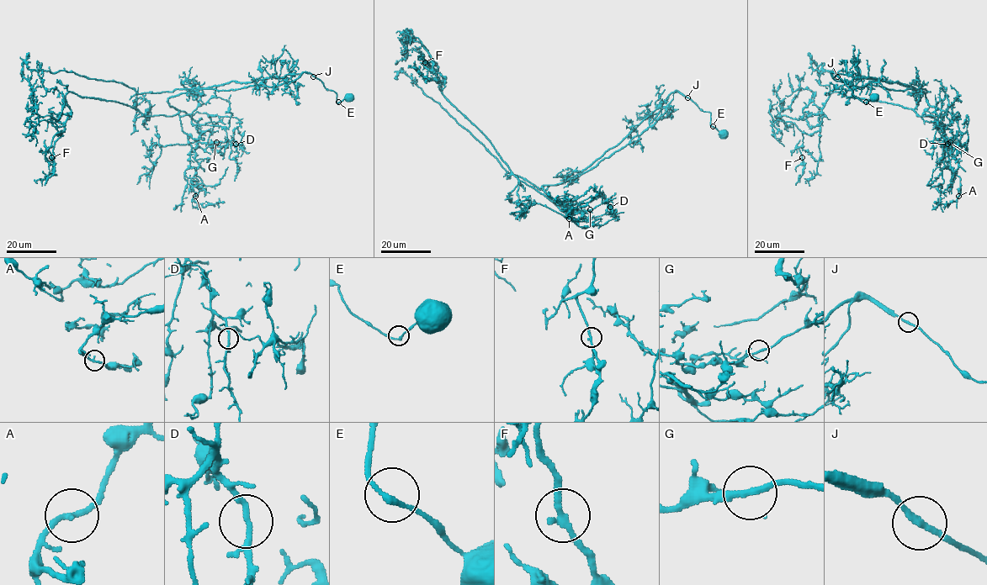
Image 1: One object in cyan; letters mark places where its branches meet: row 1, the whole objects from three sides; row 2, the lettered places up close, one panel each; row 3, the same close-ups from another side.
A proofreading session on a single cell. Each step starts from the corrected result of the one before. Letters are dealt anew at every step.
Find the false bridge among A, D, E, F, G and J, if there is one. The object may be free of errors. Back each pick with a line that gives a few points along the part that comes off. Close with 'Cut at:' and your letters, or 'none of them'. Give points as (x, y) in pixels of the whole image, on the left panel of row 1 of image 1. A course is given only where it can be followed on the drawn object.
J: course (314, 76), (304, 72), (137, 93), (115, 81), (30, 70), (24, 61), (21, 76)
Cut at: J

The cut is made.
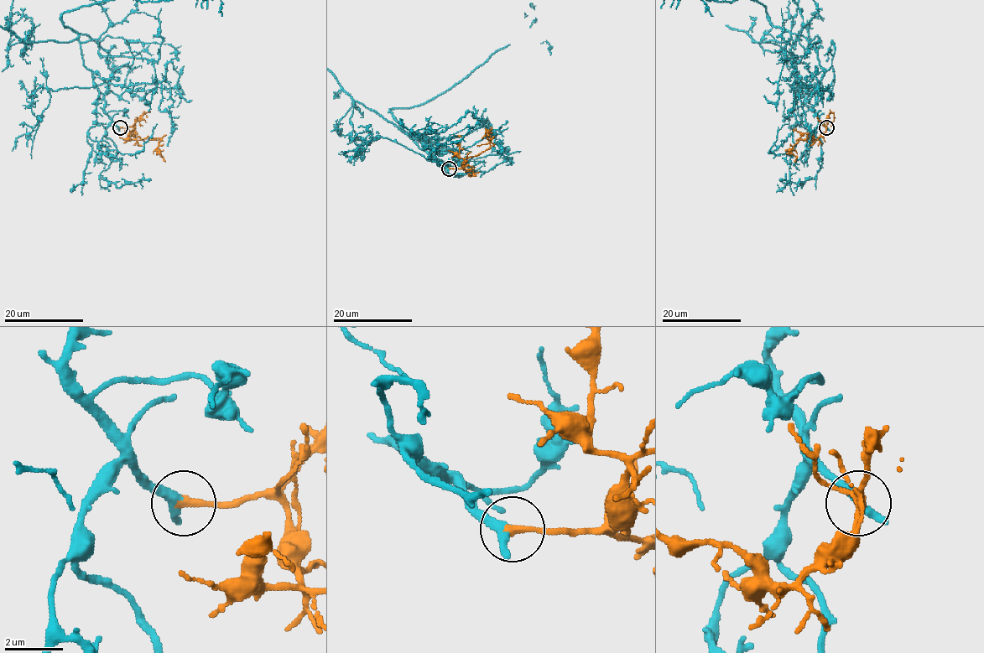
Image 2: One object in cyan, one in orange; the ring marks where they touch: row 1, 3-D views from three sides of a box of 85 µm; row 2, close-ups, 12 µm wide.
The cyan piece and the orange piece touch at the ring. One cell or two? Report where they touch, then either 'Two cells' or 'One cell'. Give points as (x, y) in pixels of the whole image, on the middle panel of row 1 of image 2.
Place: (449, 168). One cell

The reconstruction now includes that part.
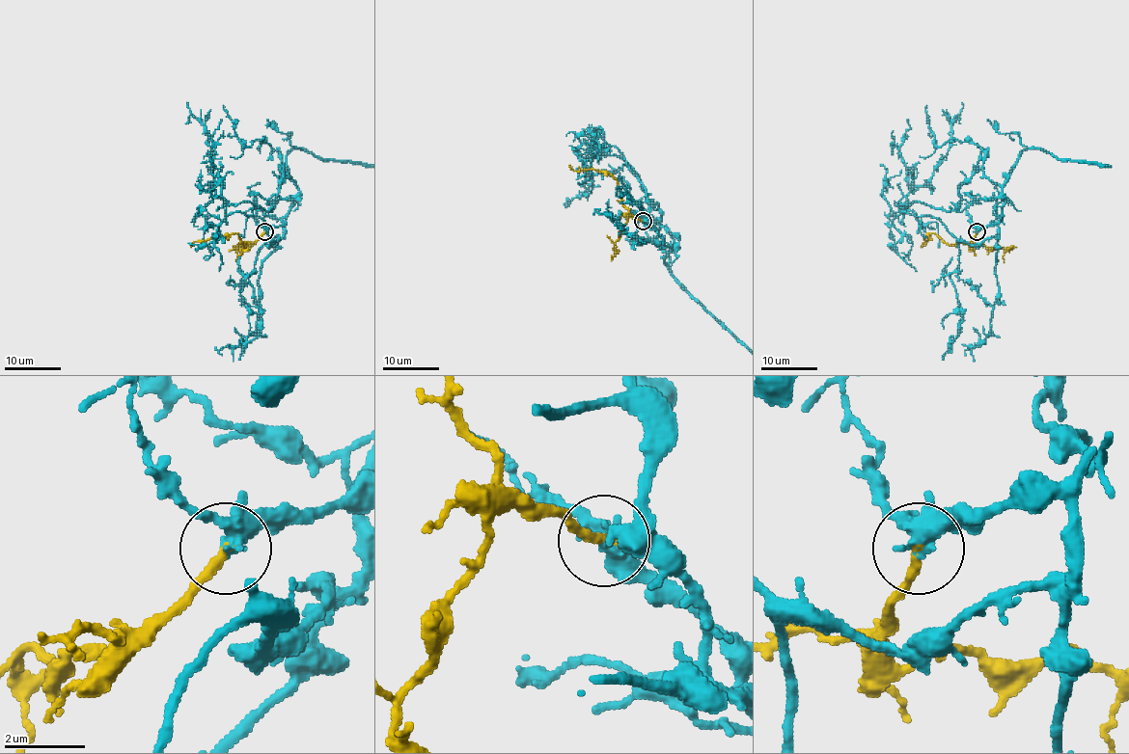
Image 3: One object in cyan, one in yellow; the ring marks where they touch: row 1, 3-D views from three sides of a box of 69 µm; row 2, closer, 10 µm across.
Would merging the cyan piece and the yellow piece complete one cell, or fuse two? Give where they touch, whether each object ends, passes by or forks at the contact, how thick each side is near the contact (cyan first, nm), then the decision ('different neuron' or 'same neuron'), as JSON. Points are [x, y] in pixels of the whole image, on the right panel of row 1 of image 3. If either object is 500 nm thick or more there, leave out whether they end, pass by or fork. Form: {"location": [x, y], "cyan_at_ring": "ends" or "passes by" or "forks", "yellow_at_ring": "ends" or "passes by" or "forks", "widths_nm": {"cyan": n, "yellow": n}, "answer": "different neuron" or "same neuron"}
{"location": [977, 231], "cyan_at_ring": "forks", "yellow_at_ring": "ends", "widths_nm": {"cyan": 320, "yellow": 280}, "answer": "same neuron"}

